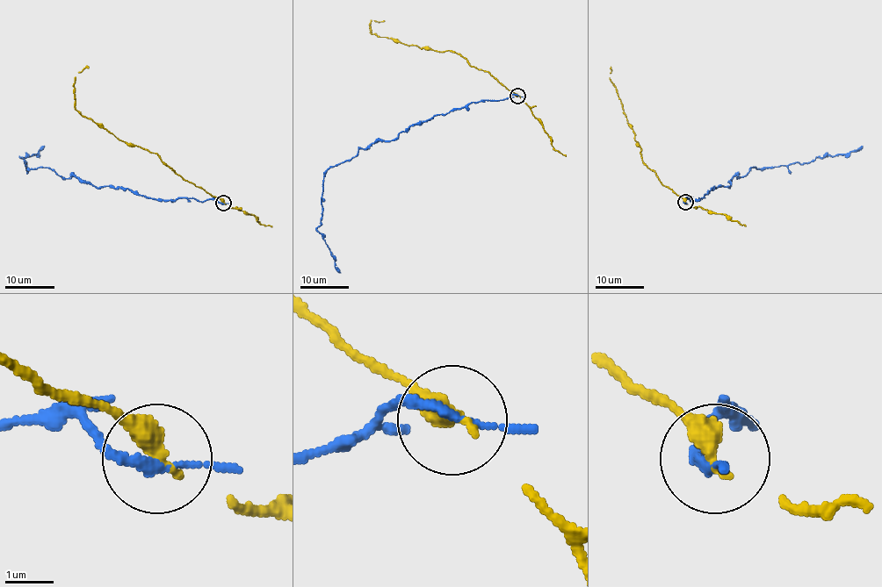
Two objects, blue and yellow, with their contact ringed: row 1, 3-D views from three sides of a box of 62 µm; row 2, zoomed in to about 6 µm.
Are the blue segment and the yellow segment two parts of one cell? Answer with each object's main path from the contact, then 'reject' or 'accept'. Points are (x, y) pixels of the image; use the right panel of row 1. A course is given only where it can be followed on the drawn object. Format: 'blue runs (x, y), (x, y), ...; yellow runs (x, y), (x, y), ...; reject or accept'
blue runs (684, 202), (703, 198), (712, 189), (730, 186), (730, 181), (753, 167), (809, 163), (863, 146); yellow runs (686, 202), (661, 182), (643, 161), (640, 148), (610, 79), (610, 67); reject

